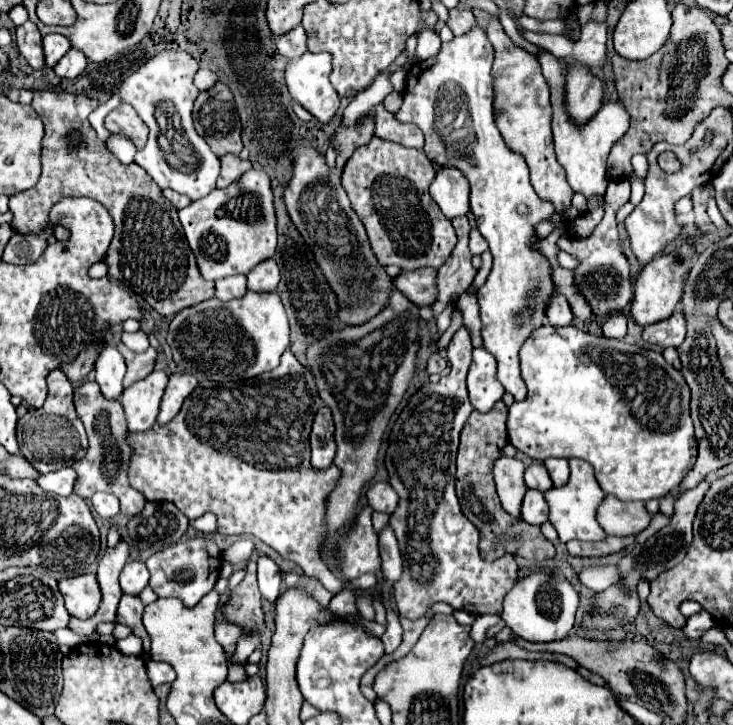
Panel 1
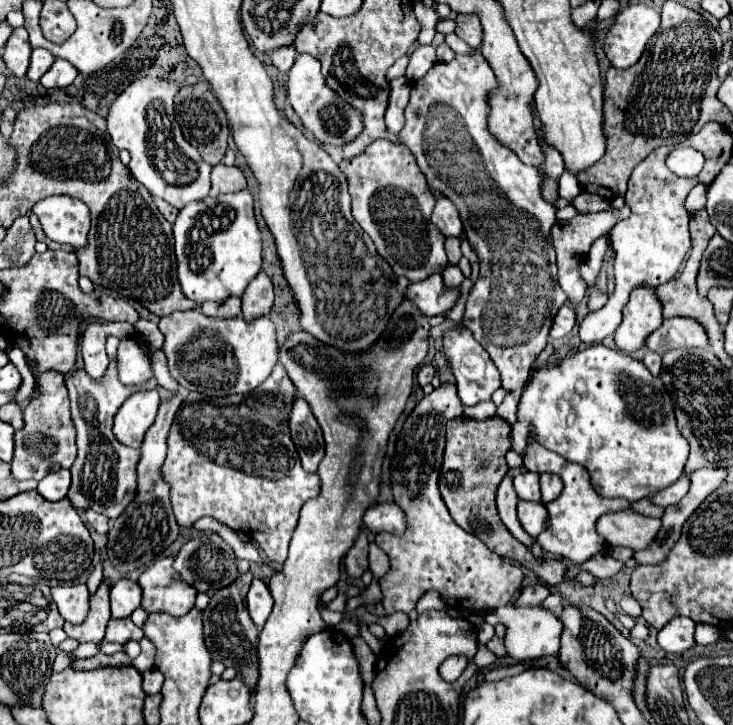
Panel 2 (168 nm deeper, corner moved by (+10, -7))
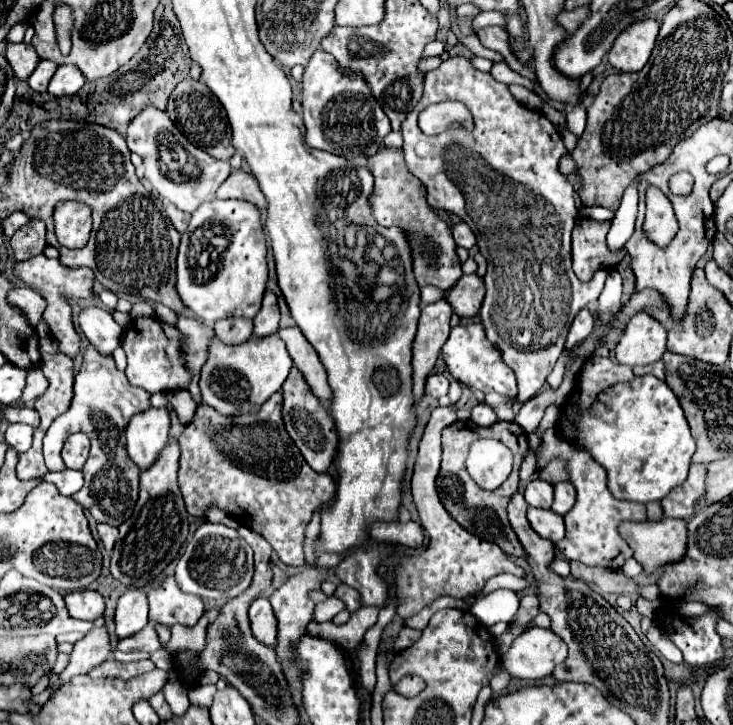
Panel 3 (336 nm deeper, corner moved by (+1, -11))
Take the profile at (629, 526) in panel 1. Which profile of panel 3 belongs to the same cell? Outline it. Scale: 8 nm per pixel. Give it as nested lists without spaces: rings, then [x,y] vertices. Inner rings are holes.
[[[664,517],[662,521],[640,521],[640,523],[624,521],[624,523],[620,523],[618,531],[620,531],[622,539],[632,547],[634,559],[642,565],[642,569],[646,573],[652,573],[668,563],[676,563],[678,559],[682,559],[682,555],[686,555],[688,527],[686,527],[686,521],[682,521],[682,519]]]

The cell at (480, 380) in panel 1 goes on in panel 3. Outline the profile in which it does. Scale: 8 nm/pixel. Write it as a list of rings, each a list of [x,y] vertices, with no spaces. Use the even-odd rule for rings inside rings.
[[[466,323],[466,325],[452,327],[450,337],[442,347],[442,357],[444,357],[444,363],[446,363],[448,371],[450,371],[450,375],[458,383],[474,387],[474,389],[478,389],[482,393],[494,391],[494,393],[504,395],[508,399],[514,399],[518,395],[516,375],[514,375],[514,371],[510,367],[506,367],[500,351],[488,341],[482,323]]]

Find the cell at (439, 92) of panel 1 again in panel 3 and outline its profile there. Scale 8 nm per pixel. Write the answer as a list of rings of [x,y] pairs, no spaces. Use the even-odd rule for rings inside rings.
[[[452,55],[448,61],[444,61],[438,69],[434,71],[428,71],[426,73],[426,83],[424,83],[424,95],[422,95],[422,101],[418,103],[418,107],[414,107],[414,111],[406,117],[406,121],[402,123],[402,135],[404,135],[404,159],[406,159],[406,167],[412,175],[416,175],[418,179],[422,179],[426,191],[428,191],[428,205],[432,207],[440,207],[440,209],[446,209],[448,213],[452,215],[458,215],[466,225],[470,225],[470,229],[476,233],[478,237],[478,247],[480,247],[480,253],[486,257],[488,261],[488,271],[484,275],[484,281],[486,281],[486,299],[482,303],[482,309],[480,309],[480,317],[482,317],[482,323],[486,327],[486,335],[488,339],[500,349],[504,361],[508,367],[512,367],[512,371],[516,373],[518,377],[518,401],[520,403],[526,403],[528,399],[532,399],[534,395],[538,395],[538,391],[544,387],[544,381],[548,377],[548,373],[554,369],[562,349],[564,349],[564,341],[566,341],[566,335],[568,335],[568,329],[570,329],[570,323],[574,321],[576,313],[580,309],[584,309],[586,305],[592,305],[596,303],[602,287],[604,287],[604,279],[606,279],[606,271],[600,271],[600,275],[594,275],[594,279],[590,283],[582,283],[574,271],[572,271],[572,261],[570,261],[570,233],[572,233],[572,227],[574,223],[578,221],[578,209],[574,205],[574,189],[572,185],[566,181],[566,177],[560,173],[560,159],[566,155],[566,147],[562,143],[562,135],[560,131],[544,117],[544,113],[540,111],[532,111],[528,107],[522,107],[514,97],[512,93],[508,91],[508,87],[500,81],[496,81],[490,73],[484,73],[484,71],[478,71],[472,61],[468,57],[460,57],[460,55]],[[438,101],[462,101],[470,113],[474,115],[474,131],[464,131],[462,127],[450,127],[446,133],[442,135],[426,135],[420,131],[418,127],[418,115],[422,109],[426,109],[430,103],[438,103]]]

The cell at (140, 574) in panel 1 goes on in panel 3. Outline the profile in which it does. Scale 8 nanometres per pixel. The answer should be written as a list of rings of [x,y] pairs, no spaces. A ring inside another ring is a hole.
[[[130,589],[118,599],[116,607],[116,637],[126,639],[138,631],[142,631],[148,623],[148,603],[146,593],[140,589]]]

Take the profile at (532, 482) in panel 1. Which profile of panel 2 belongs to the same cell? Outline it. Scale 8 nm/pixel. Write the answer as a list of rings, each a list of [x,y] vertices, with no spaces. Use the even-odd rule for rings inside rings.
[[[521,473],[513,479],[515,491],[519,495],[519,499],[523,501],[541,501],[541,493],[539,493],[539,475],[537,473]]]

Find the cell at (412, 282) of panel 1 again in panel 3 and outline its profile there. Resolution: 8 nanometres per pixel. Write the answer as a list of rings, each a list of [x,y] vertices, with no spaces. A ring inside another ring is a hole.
[[[472,273],[464,275],[450,291],[446,291],[446,301],[454,307],[456,315],[470,319],[478,315],[478,307],[482,307],[484,293],[486,293],[484,279]]]

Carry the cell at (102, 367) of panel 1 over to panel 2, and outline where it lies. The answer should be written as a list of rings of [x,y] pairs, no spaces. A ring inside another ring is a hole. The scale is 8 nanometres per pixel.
[[[91,323],[81,339],[81,355],[85,361],[85,371],[91,379],[103,379],[109,357],[105,351],[105,337],[115,335],[124,337],[137,337],[133,325],[129,323]]]

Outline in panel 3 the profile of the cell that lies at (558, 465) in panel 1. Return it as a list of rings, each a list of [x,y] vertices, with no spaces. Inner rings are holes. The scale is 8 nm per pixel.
[[[556,483],[554,485],[554,503],[552,511],[558,515],[566,515],[576,503],[576,491],[572,483]]]

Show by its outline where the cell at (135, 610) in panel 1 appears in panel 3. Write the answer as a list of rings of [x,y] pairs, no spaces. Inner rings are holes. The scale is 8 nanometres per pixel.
[[[148,625],[138,635],[132,635],[128,639],[118,641],[120,651],[146,651],[146,653],[152,653],[152,651],[158,651],[160,647],[162,647],[162,643],[158,641],[154,625]]]

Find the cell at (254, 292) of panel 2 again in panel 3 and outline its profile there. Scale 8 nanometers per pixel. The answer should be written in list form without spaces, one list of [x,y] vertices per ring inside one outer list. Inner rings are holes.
[[[266,291],[262,309],[254,317],[254,335],[256,337],[266,337],[278,331],[278,321],[280,321],[280,311],[278,311],[278,299],[272,291]]]

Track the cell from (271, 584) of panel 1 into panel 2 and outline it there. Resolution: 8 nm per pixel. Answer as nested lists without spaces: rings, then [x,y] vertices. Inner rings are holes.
[[[255,577],[247,593],[247,609],[255,625],[265,625],[265,619],[269,617],[271,607],[273,607],[273,599],[271,599],[269,587],[265,585],[265,581]]]

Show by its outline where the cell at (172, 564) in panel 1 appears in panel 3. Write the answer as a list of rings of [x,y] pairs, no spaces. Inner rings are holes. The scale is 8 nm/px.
[[[166,577],[158,587],[150,587],[148,591],[148,603],[150,603],[150,621],[166,625],[166,627],[174,627],[174,625],[184,625],[184,627],[194,627],[198,623],[198,619],[204,613],[204,603],[200,597],[196,595],[186,595],[178,589],[176,579],[174,577]]]

